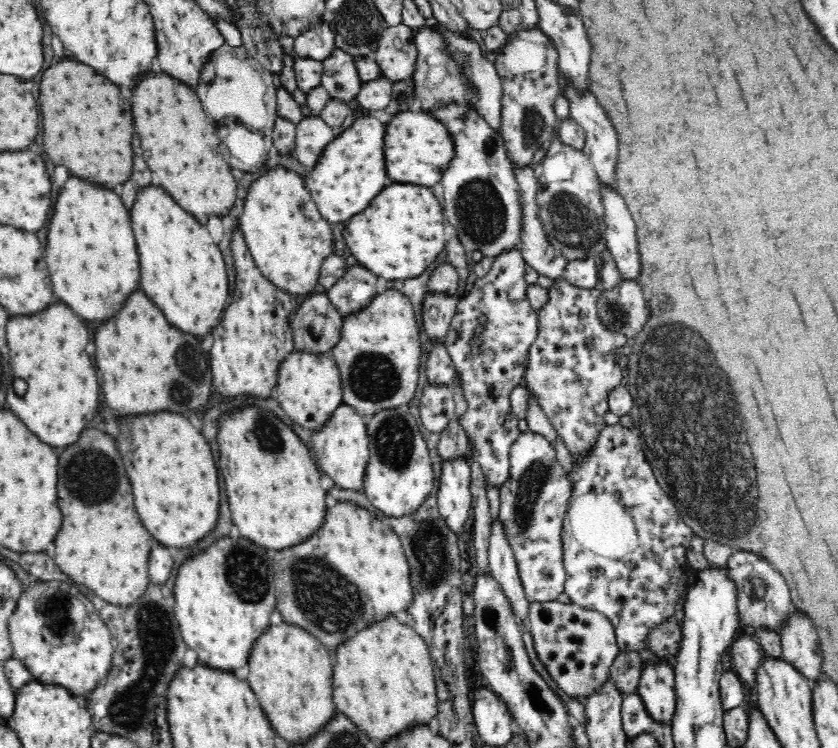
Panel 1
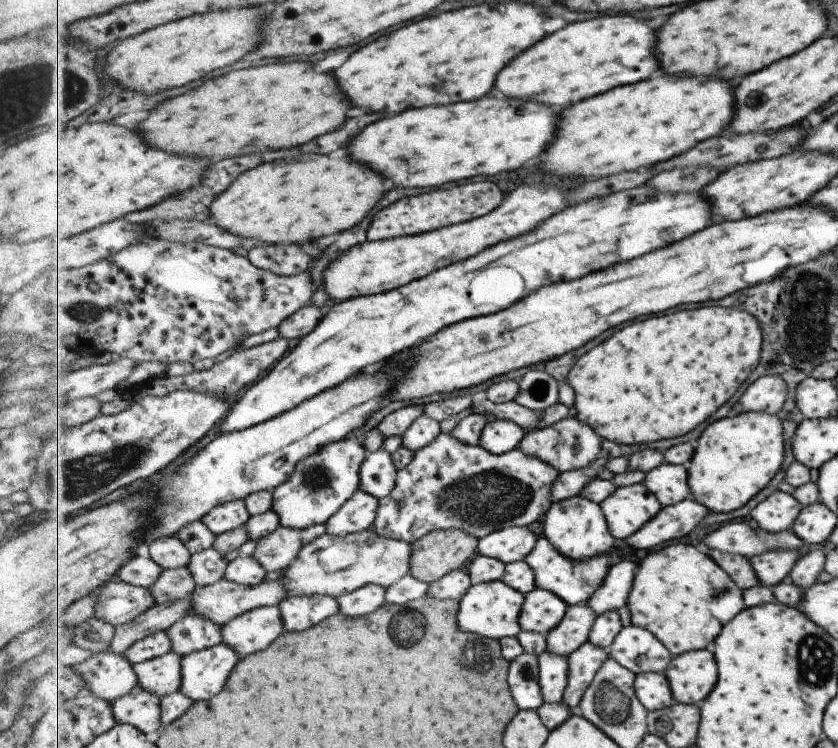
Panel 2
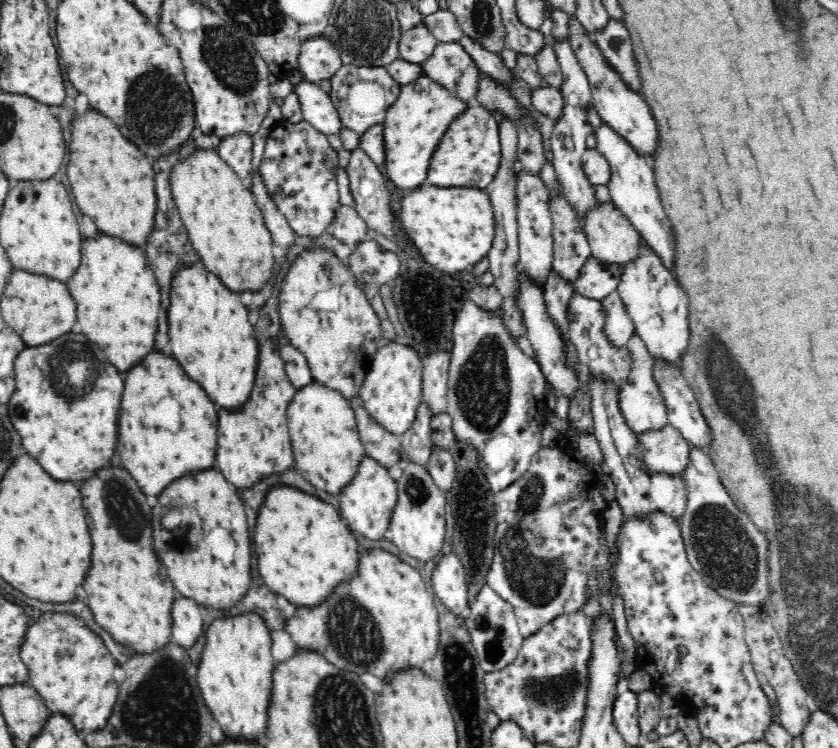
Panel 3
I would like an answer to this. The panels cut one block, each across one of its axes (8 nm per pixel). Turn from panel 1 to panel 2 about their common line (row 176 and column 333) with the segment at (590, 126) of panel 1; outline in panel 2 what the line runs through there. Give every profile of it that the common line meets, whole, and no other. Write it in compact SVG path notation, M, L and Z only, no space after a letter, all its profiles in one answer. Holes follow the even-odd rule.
M327 595L289 597L278 604L286 631L303 632L340 612L338 598Z

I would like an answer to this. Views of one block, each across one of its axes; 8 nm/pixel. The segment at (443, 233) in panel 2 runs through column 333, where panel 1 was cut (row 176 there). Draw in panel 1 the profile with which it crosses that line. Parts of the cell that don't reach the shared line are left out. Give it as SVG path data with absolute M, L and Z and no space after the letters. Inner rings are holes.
M282 167L273 168L267 172L262 171L250 185L239 221L242 236L256 267L268 279L268 282L272 283L272 286L278 287L286 295L299 299L322 290L319 287L320 271L325 260L332 255L335 244L334 234L330 226L332 222L321 215L304 178Z

